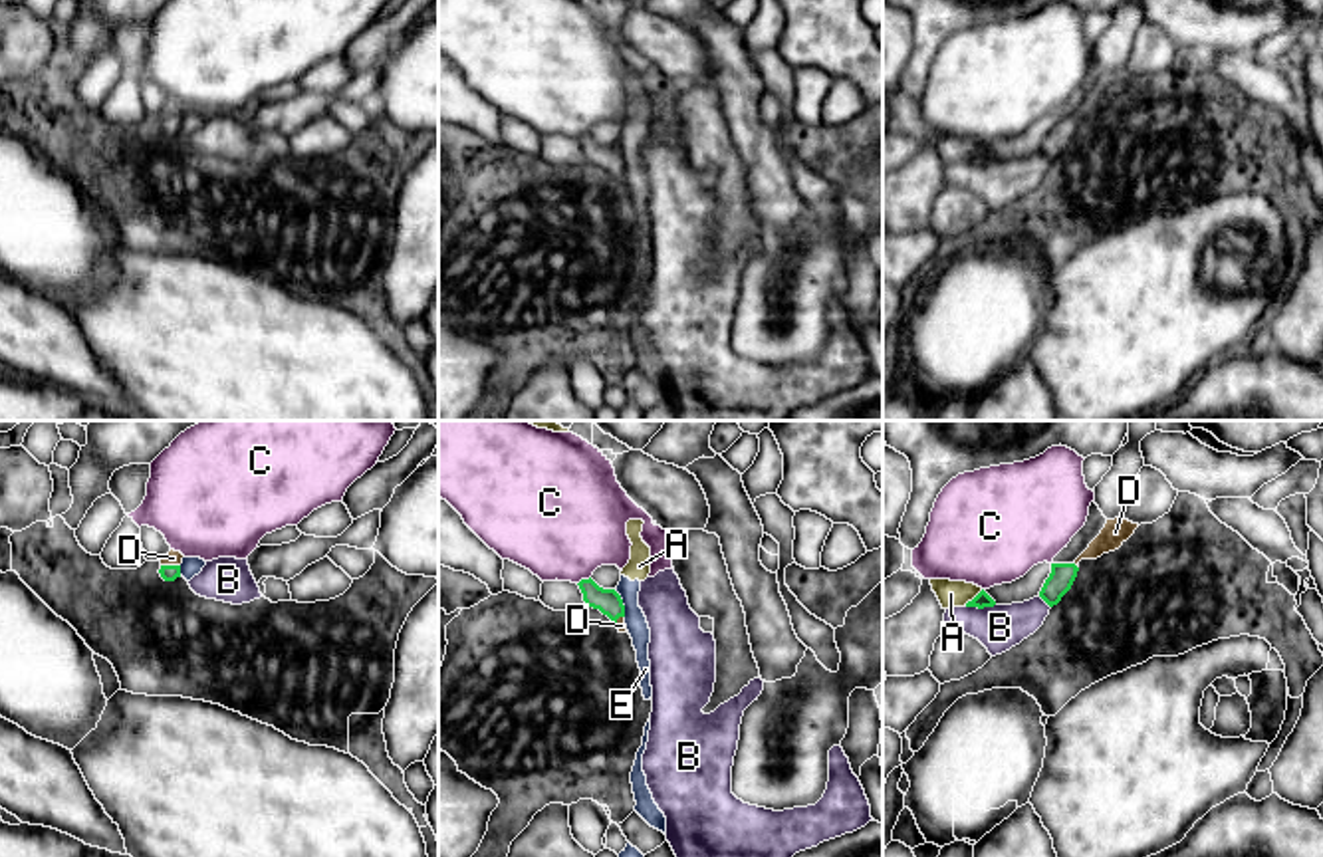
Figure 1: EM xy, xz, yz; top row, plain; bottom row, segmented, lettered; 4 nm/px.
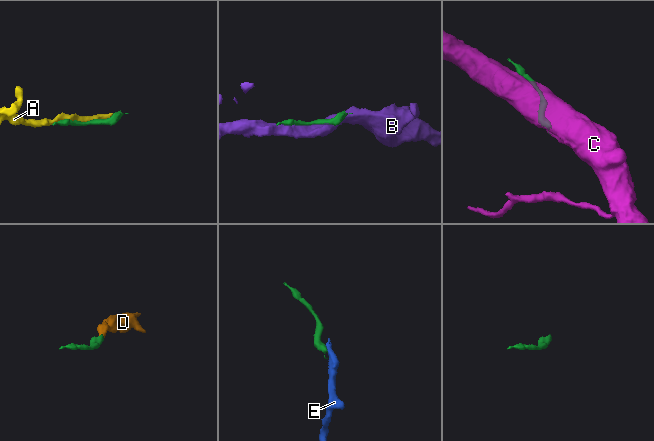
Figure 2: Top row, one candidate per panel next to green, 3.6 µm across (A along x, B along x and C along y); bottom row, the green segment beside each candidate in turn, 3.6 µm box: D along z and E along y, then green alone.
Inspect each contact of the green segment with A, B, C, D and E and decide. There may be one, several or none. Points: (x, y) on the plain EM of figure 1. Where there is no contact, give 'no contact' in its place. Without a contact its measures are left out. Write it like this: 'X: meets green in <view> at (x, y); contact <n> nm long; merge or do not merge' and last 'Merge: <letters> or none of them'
A: meets green in yz at (974, 153); contact 100 nm long; do not merge
B: meets green in yz at (978, 163); contact 130 nm long; do not merge
C: meets green in xz at (584, 135); contact 70 nm long; do not merge
D: meets green in xy at (171, 122); contact 80 nm long; merge
E: meets green in xz at (621, 159); contact 120 nm long; do not merge
Merge: D

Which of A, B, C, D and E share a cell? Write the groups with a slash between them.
A E / B / C / D

